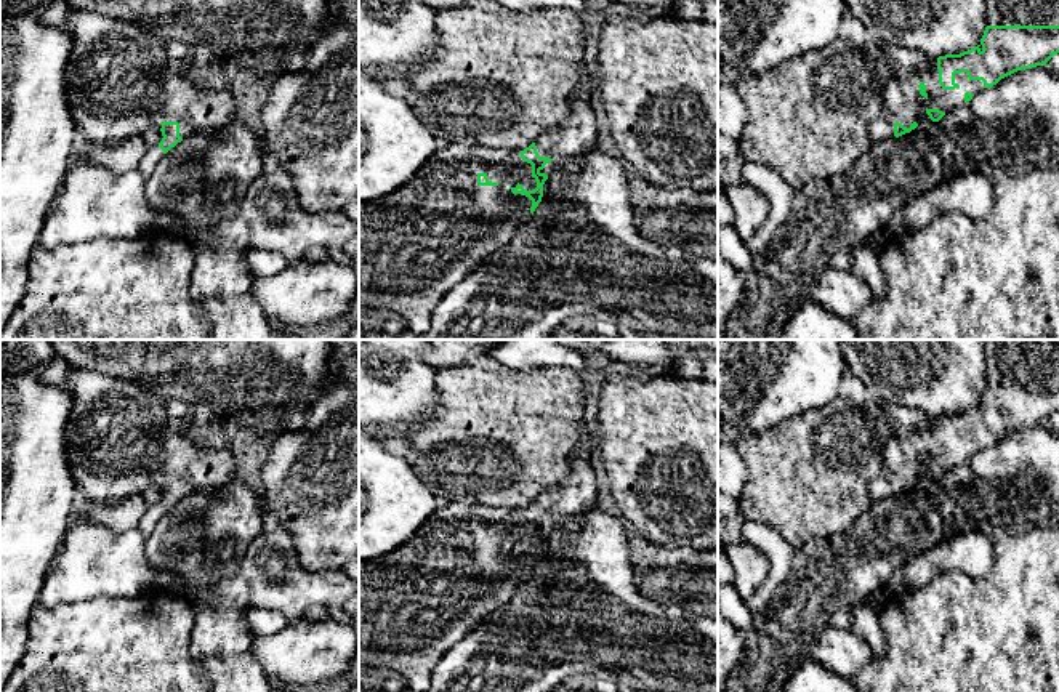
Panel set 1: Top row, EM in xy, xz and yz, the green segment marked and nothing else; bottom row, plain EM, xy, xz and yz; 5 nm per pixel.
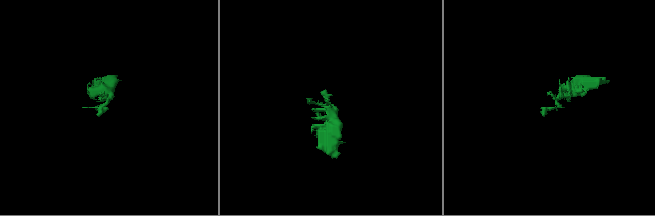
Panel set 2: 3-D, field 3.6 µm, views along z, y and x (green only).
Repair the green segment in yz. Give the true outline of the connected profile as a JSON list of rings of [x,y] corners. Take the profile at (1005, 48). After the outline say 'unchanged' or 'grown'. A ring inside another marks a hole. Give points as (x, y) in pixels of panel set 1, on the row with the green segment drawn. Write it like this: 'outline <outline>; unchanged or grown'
outline [[[985,0],[985,10],[987,27],[977,46],[934,58],[928,72],[894,74],[888,80],[881,114],[868,128],[873,143],[899,138],[926,120],[939,122],[984,88],[1017,70],[1046,66],[1059,53],[1059,0]]]; grown

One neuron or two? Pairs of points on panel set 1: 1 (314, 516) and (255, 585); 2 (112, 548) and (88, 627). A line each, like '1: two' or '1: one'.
1: two
2: two

